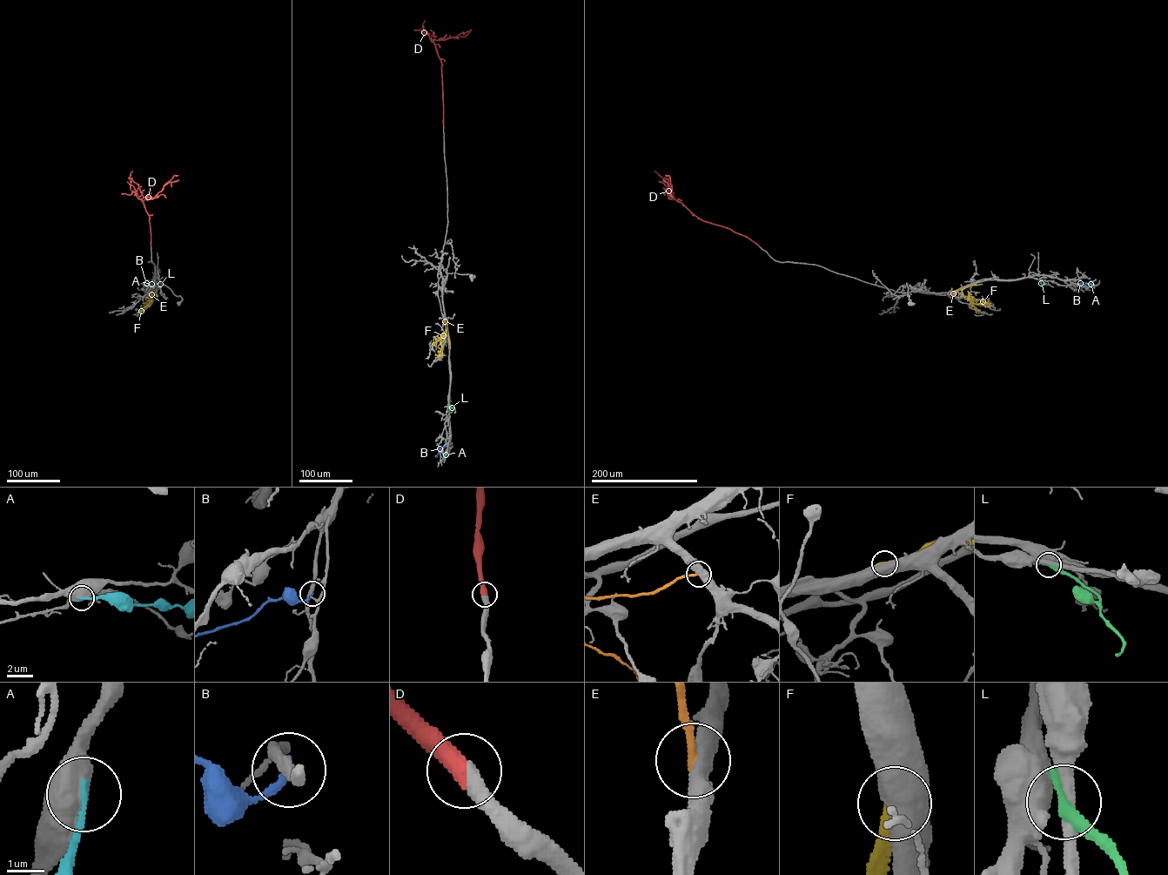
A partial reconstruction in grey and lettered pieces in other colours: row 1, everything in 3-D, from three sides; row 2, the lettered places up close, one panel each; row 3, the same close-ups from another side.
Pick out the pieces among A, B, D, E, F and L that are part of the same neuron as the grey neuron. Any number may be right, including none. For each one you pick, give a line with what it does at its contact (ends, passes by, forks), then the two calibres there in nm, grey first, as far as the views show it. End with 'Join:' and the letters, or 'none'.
D: It ends there. Thickness 480 nm (grey) against 500 nm
Join: D

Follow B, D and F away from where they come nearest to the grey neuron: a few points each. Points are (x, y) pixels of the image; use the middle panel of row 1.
B: (447, 446), (439, 450), (436, 457)
D: (443, 124), (442, 63), (433, 40), (464, 37), (470, 32)
F: (446, 321), (446, 330), (441, 336), (442, 355), (435, 353)

